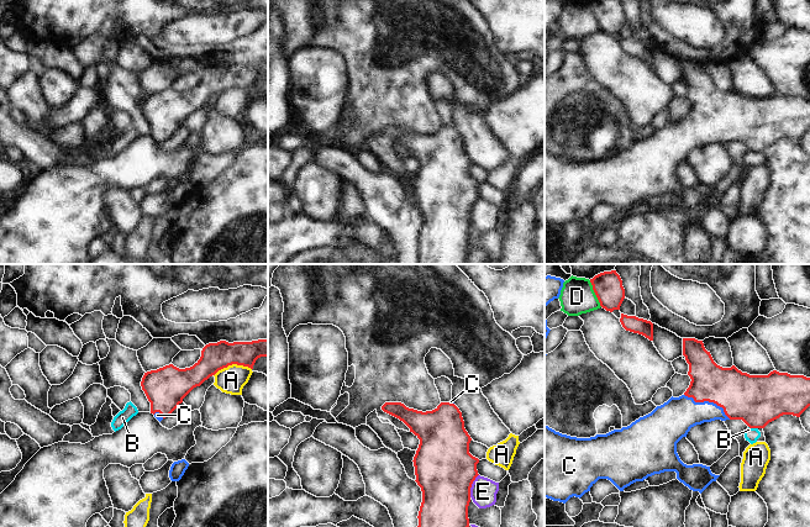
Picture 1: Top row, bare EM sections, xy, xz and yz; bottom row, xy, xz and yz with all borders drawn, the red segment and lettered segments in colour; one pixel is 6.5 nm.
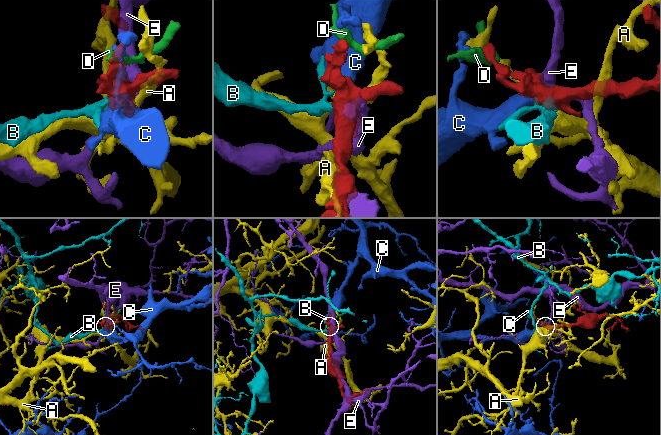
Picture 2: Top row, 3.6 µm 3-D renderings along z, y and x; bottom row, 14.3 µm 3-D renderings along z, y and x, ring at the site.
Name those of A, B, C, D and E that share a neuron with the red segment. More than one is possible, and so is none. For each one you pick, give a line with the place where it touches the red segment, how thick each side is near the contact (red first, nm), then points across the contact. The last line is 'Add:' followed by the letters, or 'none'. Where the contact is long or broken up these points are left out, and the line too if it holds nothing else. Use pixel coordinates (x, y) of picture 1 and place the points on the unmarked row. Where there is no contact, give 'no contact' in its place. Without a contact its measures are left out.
C: contact yz (709, 125); calibres 300 and 240 nm; way yz (742, 120), (714, 120), (709, 125), (703, 125), (676, 141)
Add: C

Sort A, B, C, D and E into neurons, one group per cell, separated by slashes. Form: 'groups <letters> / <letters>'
groups A / B / C / D / E

